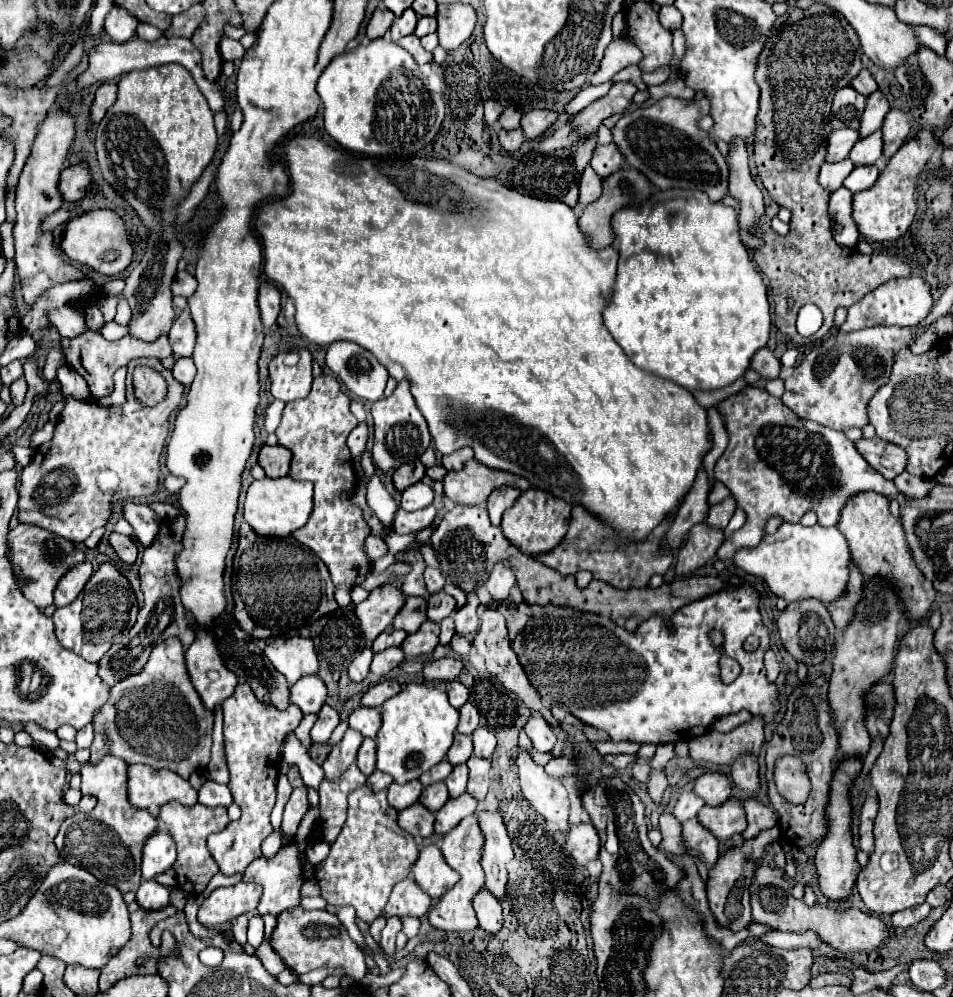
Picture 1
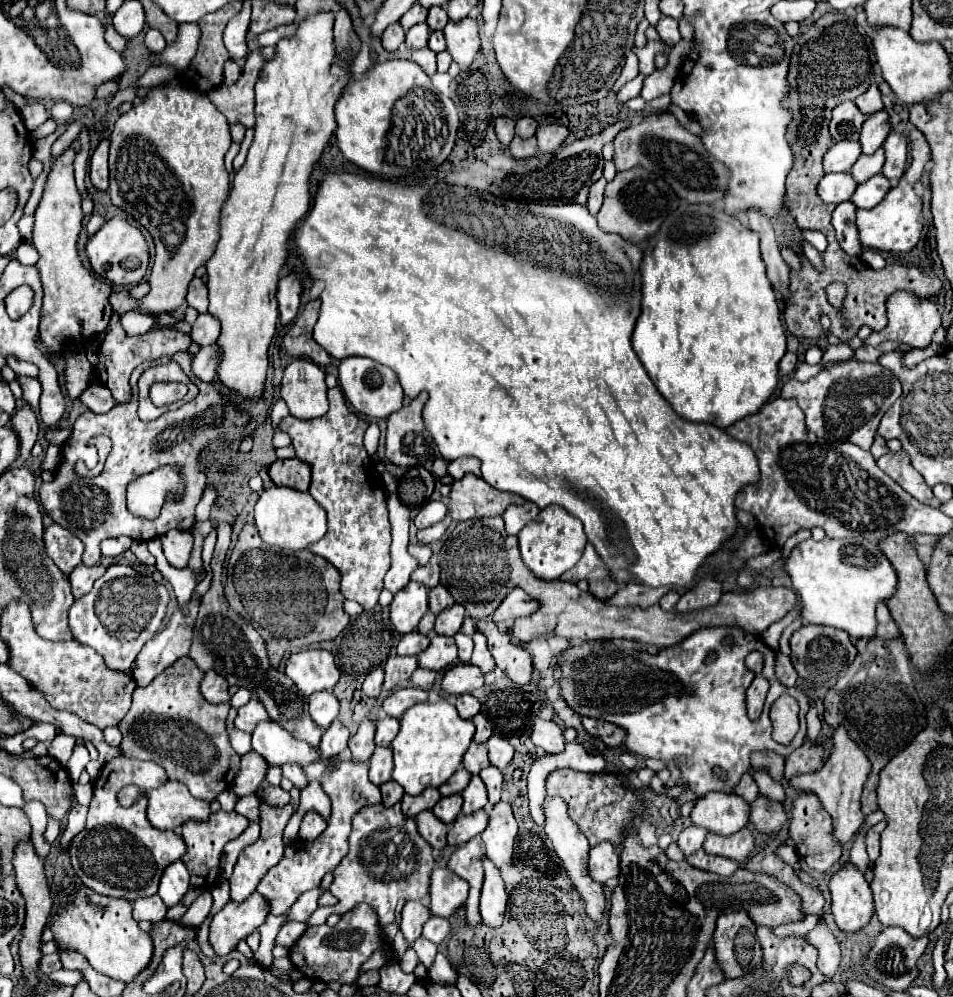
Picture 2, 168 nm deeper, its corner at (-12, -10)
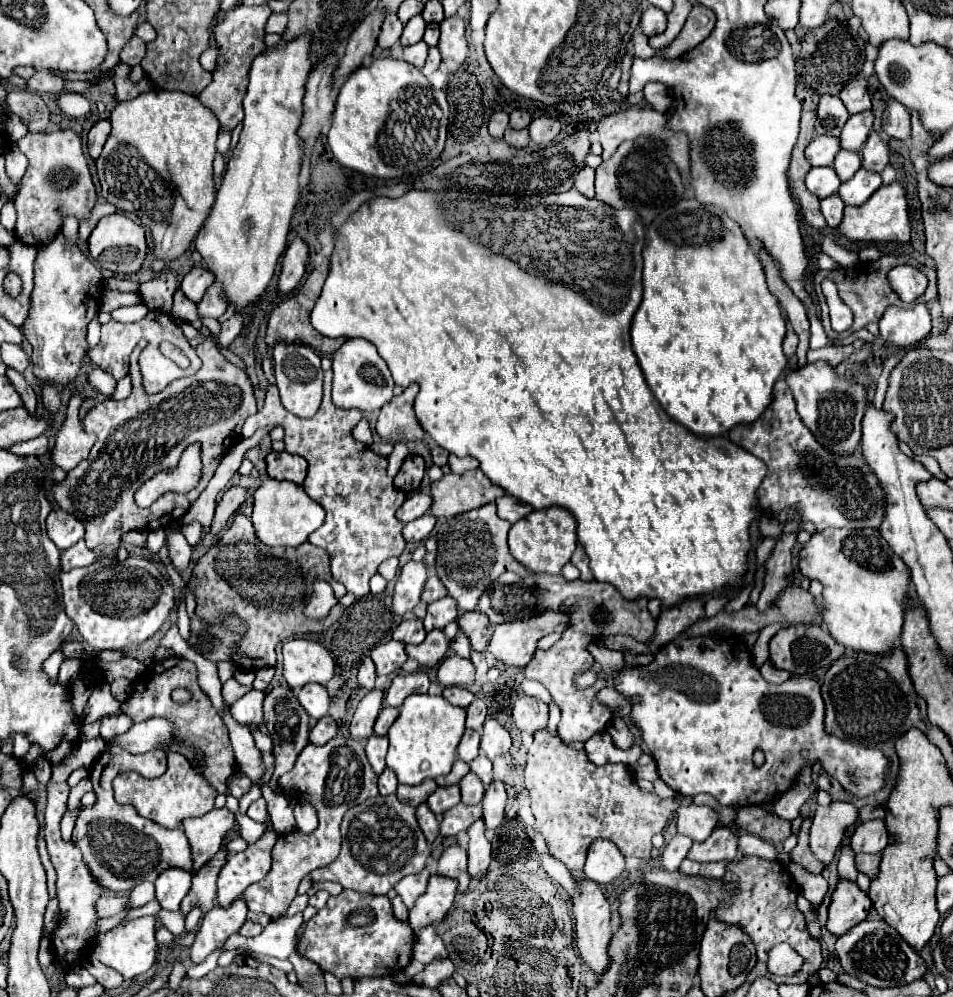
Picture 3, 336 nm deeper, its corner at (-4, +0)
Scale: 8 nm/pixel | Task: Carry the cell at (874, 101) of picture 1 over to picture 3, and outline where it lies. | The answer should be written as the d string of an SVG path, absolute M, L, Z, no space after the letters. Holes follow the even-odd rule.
M864 112L864 114L856 114L856 116L850 116L846 126L842 128L840 132L840 148L842 150L862 150L868 134L870 134L870 128L872 128L872 112Z

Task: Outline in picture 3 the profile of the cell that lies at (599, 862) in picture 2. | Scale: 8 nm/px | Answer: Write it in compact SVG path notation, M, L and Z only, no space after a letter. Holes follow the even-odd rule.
M596 840L586 858L584 874L596 884L610 884L626 870L624 854L608 840Z

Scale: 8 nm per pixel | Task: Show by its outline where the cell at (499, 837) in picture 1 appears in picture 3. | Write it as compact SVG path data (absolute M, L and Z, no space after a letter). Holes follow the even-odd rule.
M494 780L486 792L484 792L484 800L482 800L482 808L484 808L484 822L488 830L494 830L500 826L502 818L504 818L504 806L506 806L506 788L500 780Z

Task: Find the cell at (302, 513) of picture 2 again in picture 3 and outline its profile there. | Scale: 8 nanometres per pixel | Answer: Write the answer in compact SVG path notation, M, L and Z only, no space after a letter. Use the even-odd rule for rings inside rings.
M266 480L254 494L254 512L252 512L252 524L256 530L256 536L262 544L274 548L298 548L308 540L308 536L318 530L318 526L324 522L324 508L314 502L302 486L292 482L280 482L280 480Z

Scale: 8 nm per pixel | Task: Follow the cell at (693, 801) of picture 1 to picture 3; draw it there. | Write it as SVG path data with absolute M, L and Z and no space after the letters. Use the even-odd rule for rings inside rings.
M676 834L676 836L666 844L666 848L664 848L664 852L662 852L662 866L664 866L666 870L670 870L670 872L678 872L678 868L680 868L682 860L686 858L690 846L692 846L692 840L690 840L690 838L684 838L684 836Z

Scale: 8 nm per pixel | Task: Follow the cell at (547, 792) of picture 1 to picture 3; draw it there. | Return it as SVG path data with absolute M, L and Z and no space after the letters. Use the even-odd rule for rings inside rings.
M576 880L580 894L574 898L574 928L576 928L576 950L582 958L582 962L588 966L588 970L600 978L612 964L608 956L608 944L612 938L610 930L610 904L606 902L604 894L600 892L600 886L596 886L590 880Z

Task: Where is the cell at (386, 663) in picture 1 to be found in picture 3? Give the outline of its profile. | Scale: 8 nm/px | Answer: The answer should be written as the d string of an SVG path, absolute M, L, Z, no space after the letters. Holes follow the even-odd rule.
M390 640L386 644L378 644L372 650L372 660L376 664L376 672L378 676L390 676L392 672L396 672L404 662L406 662L406 652L404 652L404 642L396 642Z

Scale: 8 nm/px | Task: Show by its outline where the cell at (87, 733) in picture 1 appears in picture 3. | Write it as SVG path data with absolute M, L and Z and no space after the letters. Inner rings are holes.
M122 714L122 716L108 716L108 718L104 718L104 722L102 722L100 738L108 744L112 738L116 738L116 736L128 732L132 724L134 724L132 718L126 716L126 714Z

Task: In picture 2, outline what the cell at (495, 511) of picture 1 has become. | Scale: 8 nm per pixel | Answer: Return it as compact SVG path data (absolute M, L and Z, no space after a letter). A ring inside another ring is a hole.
M526 502L522 506L516 506L516 504L510 504L506 508L506 512L502 514L504 522L506 522L506 530L510 534L518 534L530 520L536 518L536 514L540 512L540 508L532 502Z

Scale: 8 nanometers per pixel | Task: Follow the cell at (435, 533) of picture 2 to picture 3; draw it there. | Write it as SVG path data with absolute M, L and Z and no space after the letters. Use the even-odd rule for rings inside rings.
M424 514L424 516L420 516L420 518L416 518L416 520L408 522L408 524L404 524L402 536L404 536L406 542L418 544L418 542L422 542L422 540L428 538L428 534L434 528L434 524L436 524L436 518L432 514Z

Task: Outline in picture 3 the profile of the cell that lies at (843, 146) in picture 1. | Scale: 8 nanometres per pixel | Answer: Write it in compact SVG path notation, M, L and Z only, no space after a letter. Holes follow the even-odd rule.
M816 136L806 148L806 158L812 166L832 166L838 150L840 150L840 140L838 138Z

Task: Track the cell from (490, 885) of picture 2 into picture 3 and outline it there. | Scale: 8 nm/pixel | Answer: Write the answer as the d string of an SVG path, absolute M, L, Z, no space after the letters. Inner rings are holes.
M480 818L476 824L472 824L468 828L468 836L470 836L470 842L468 842L468 872L470 876L474 878L484 878L484 870L488 868L490 864L490 842L488 838L484 836L484 820Z

